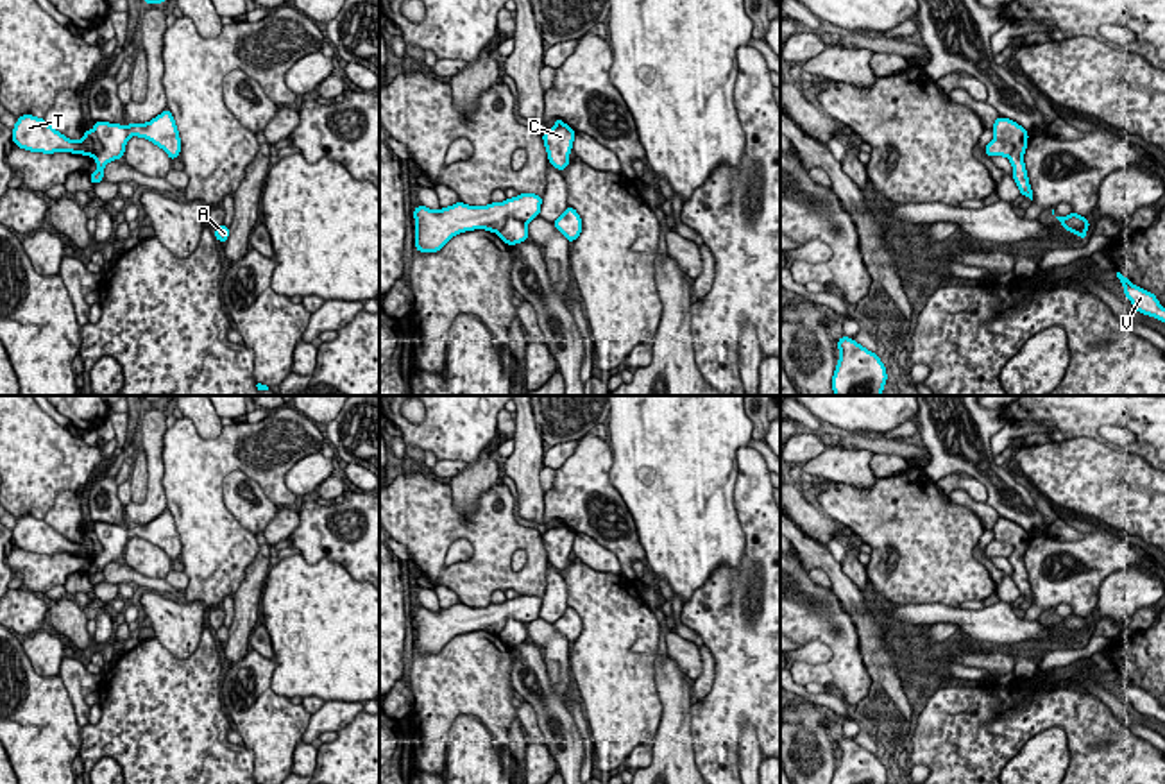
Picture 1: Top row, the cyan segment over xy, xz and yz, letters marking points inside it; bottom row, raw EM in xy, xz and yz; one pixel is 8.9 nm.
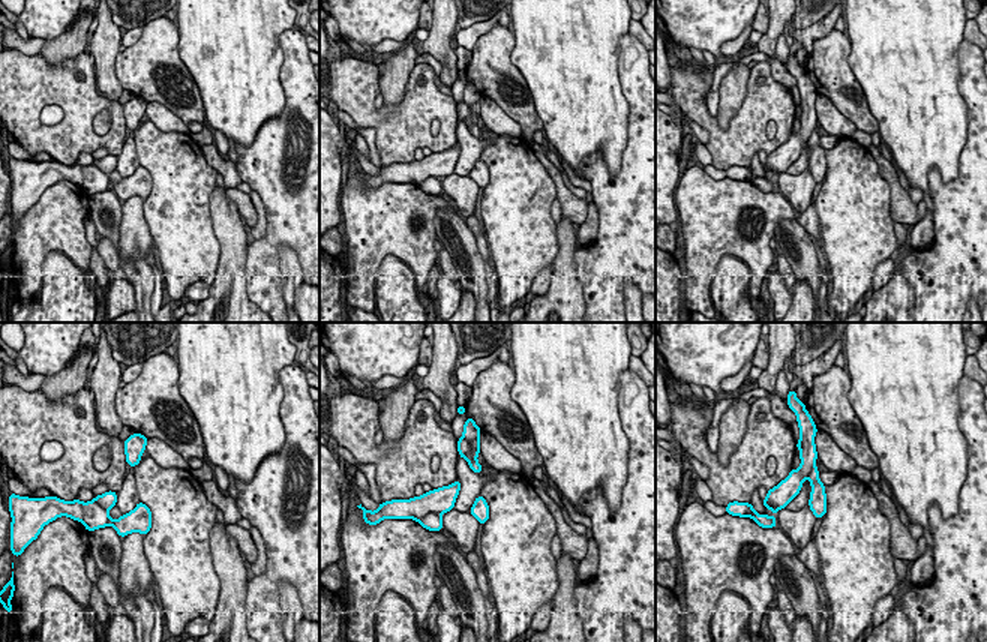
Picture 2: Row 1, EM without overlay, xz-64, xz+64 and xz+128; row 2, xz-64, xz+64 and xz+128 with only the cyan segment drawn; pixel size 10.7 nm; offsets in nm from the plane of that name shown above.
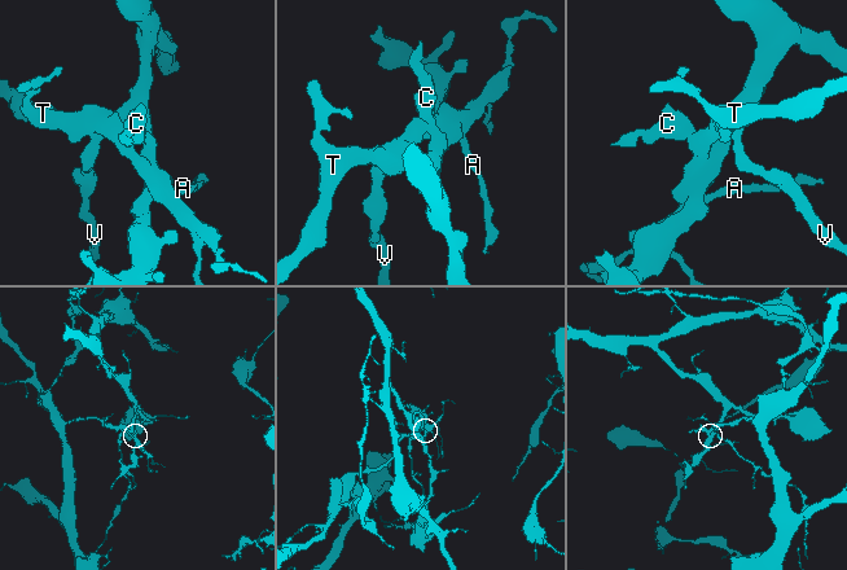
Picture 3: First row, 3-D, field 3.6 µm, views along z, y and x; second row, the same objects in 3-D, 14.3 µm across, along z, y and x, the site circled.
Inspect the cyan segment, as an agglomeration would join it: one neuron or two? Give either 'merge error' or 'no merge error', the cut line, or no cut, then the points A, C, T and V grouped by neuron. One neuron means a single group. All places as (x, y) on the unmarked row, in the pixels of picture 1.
merge error; cut in xz along (527, 623), (510, 618), (498, 634); A T / C V

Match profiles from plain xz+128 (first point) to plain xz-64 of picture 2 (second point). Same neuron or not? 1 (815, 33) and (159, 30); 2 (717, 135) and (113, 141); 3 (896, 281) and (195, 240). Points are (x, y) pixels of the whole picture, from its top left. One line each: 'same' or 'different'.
1: different
2: same
3: different

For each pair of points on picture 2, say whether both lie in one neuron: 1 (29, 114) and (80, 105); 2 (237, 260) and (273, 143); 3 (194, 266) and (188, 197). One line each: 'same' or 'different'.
1: same
2: different
3: same

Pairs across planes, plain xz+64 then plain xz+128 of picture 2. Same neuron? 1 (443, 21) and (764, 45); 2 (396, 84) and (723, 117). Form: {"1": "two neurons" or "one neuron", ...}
{"1": "one neuron", "2": "one neuron"}

